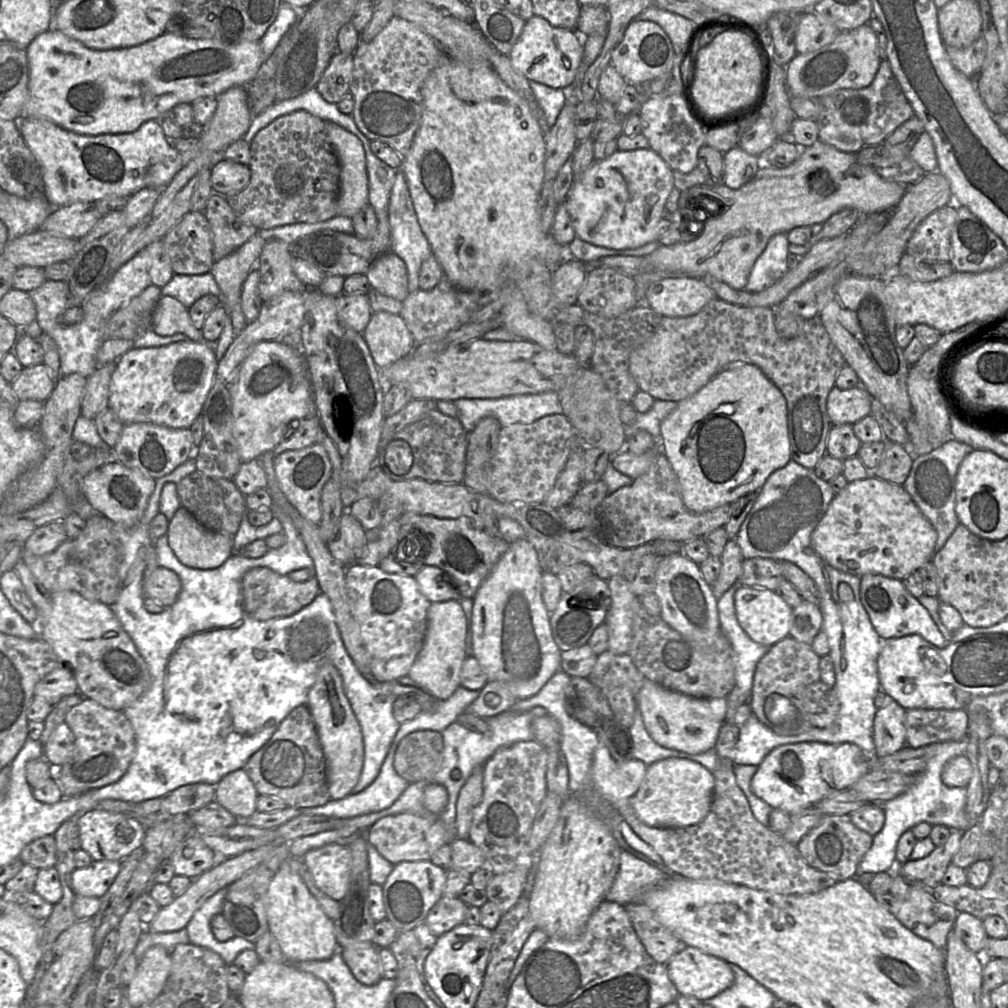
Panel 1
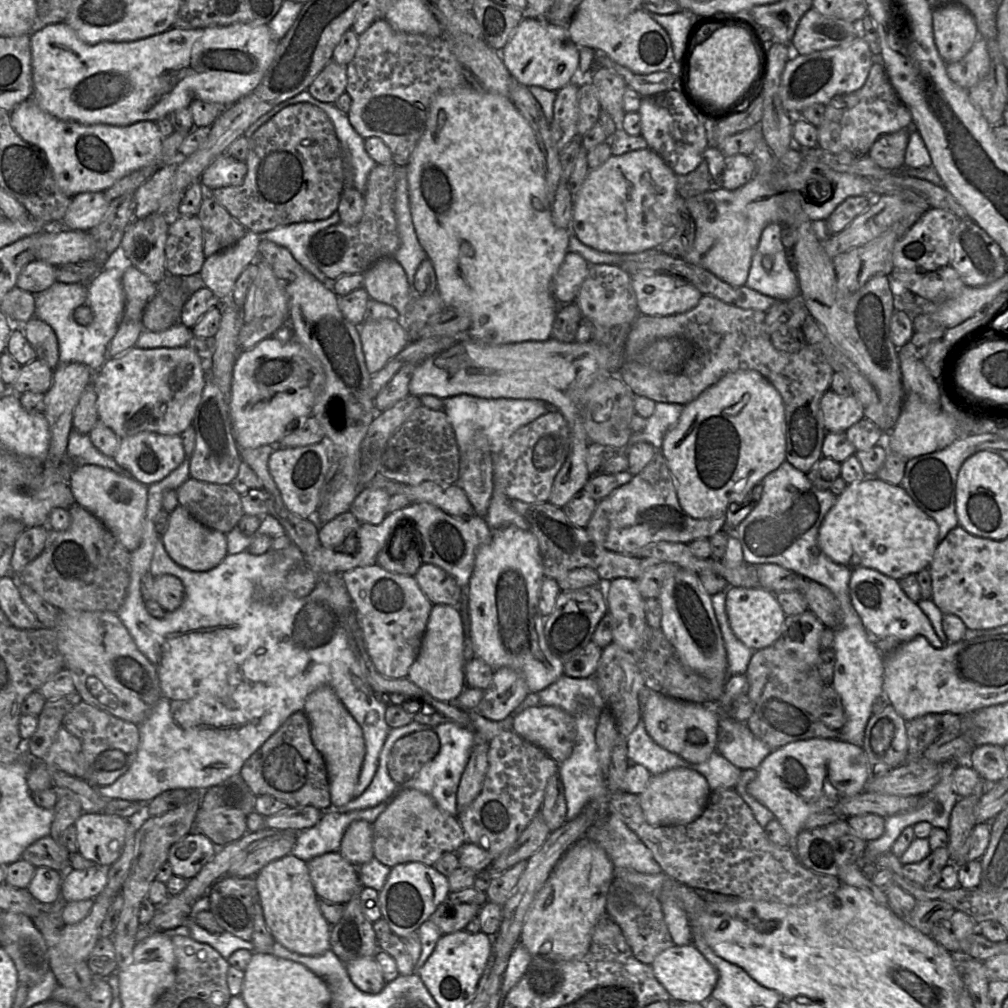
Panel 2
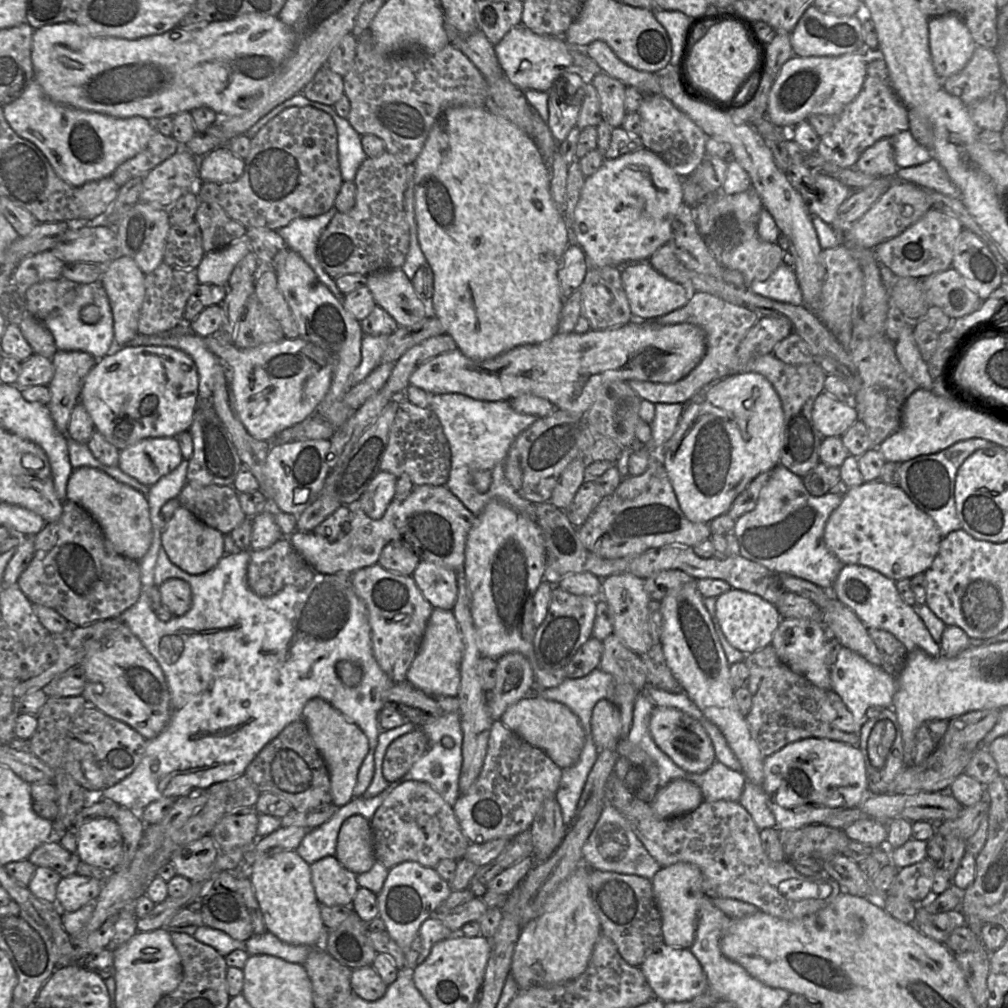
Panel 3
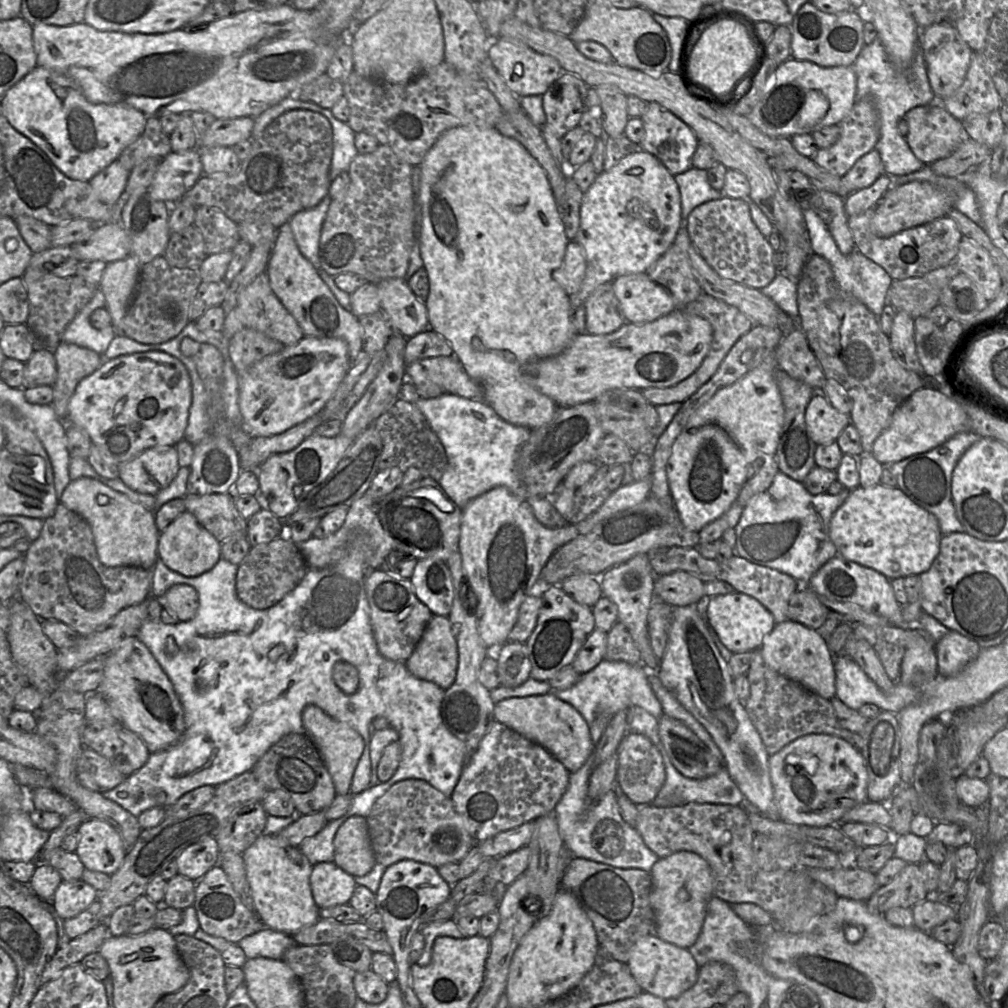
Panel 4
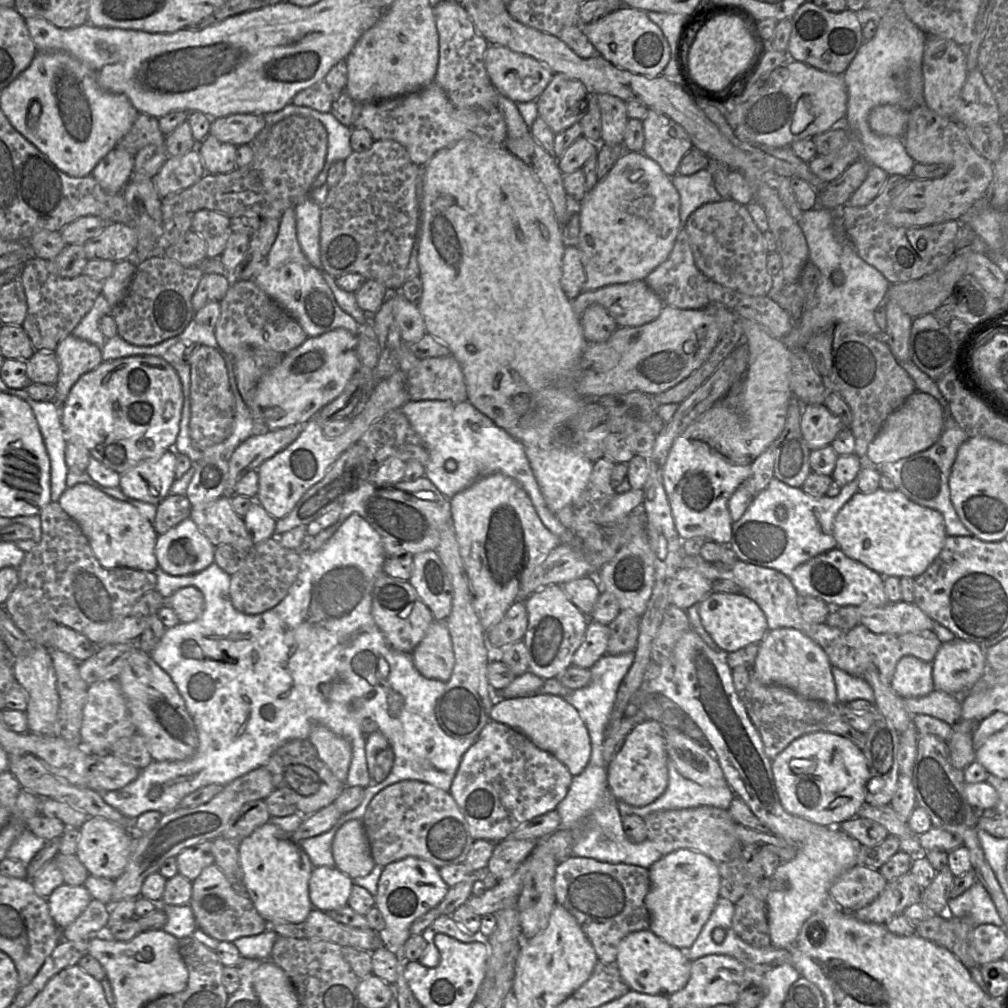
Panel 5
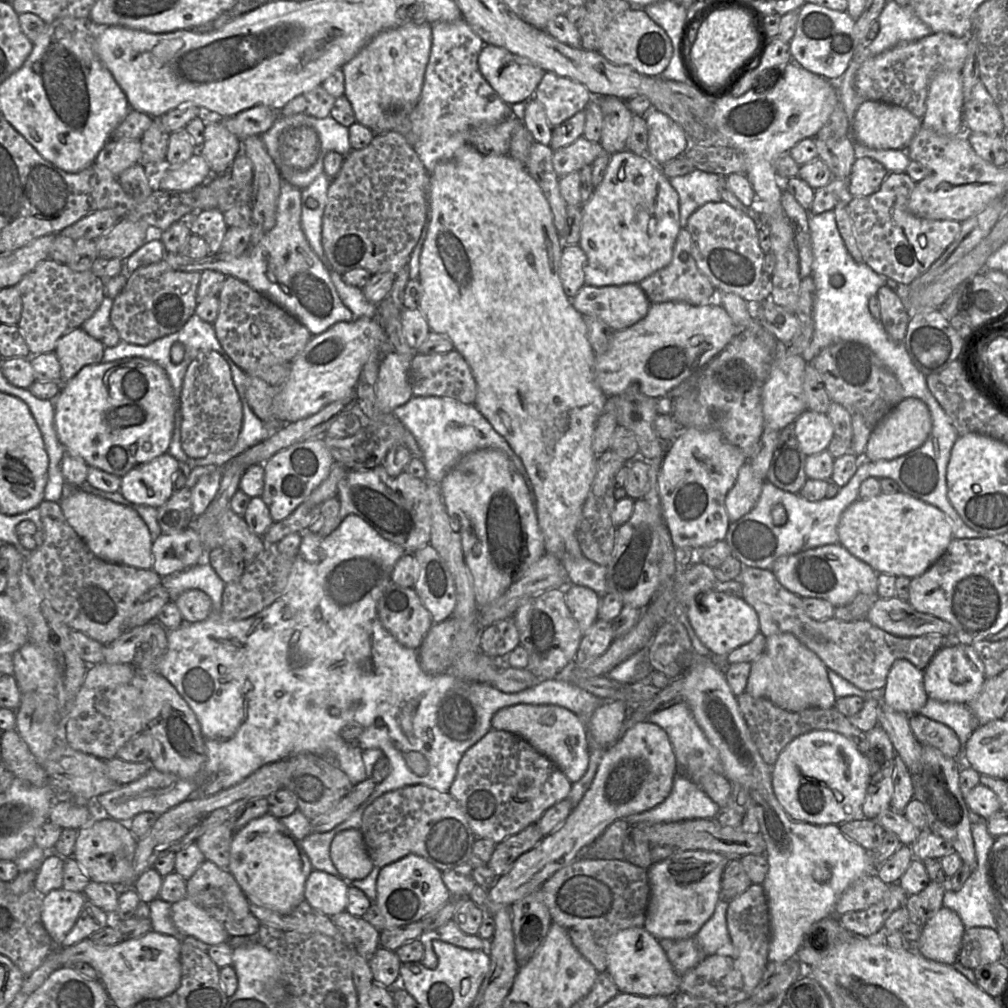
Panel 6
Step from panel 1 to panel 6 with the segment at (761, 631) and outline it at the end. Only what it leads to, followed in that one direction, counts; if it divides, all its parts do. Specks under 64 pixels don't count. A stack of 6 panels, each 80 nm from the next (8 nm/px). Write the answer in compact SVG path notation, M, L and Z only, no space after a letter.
M714 588L700 594L686 607L687 619L695 634L716 658L725 657L730 651L747 644L759 633L759 618L743 598Z

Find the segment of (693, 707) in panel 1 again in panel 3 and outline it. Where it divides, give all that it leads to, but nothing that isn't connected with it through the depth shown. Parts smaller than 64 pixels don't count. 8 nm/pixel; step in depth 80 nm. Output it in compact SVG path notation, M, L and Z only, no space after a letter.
M655 705L649 730L657 746L687 772L703 773L717 761L712 741L701 723L678 709Z

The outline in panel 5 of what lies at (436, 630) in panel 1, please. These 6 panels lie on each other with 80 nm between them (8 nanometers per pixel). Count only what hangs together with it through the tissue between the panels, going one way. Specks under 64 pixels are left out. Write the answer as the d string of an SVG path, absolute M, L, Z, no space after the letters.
M434 621L412 652L415 668L426 678L447 683L452 675L455 656L446 622Z

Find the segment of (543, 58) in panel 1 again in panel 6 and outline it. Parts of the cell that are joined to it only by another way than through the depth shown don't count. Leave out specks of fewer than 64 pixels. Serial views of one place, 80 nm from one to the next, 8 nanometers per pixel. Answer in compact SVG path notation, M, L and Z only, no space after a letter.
M490 44L482 48L478 67L490 86L508 105L533 98L546 73L529 59Z

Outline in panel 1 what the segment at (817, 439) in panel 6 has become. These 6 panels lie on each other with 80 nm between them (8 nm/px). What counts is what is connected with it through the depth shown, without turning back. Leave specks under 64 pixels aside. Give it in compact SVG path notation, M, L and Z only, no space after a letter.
M862 385L847 390L834 386L826 401L827 414L831 424L855 424L871 414L871 402L871 395Z

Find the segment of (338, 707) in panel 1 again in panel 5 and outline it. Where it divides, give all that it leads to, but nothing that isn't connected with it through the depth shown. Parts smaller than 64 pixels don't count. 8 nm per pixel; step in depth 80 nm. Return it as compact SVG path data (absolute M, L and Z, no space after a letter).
M321 724L312 726L308 739L332 773L346 783L352 758L350 742Z

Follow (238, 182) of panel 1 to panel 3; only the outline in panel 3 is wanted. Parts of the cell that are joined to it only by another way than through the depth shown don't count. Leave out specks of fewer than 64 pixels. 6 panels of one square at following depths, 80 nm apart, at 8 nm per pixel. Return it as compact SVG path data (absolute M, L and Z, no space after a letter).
M220 146L199 161L199 182L233 182L244 172L244 160Z

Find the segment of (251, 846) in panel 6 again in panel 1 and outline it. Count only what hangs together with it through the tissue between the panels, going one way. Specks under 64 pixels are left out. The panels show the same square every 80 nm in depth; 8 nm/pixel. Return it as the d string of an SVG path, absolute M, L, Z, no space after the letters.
M285 860L272 878L267 892L269 931L277 939L286 959L325 960L339 951L334 922L311 894L301 876Z

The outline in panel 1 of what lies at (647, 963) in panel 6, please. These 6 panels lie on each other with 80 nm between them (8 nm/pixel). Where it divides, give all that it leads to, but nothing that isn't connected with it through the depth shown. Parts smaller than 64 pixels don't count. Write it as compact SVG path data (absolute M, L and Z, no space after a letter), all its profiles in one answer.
M691 946L685 947L674 955L666 966L669 978L675 985L679 995L691 996L701 1002L718 995L734 982L734 973L729 963Z

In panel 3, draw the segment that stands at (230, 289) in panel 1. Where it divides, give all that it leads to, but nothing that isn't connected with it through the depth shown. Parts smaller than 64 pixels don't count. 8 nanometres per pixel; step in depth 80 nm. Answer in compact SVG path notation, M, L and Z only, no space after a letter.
M245 234L224 248L205 253L197 267L199 284L227 286L233 269L250 251L250 242Z

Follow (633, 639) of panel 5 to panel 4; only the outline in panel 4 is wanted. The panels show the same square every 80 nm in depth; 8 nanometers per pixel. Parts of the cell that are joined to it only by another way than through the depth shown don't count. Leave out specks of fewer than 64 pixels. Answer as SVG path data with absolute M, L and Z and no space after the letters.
M617 621L607 633L605 659L641 665L641 655L627 628Z

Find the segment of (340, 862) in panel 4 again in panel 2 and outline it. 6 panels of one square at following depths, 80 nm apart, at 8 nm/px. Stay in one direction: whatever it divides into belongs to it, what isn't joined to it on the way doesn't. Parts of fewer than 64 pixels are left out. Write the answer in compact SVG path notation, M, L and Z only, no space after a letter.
M365 820L353 821L341 840L339 853L357 868L374 857L373 828Z

